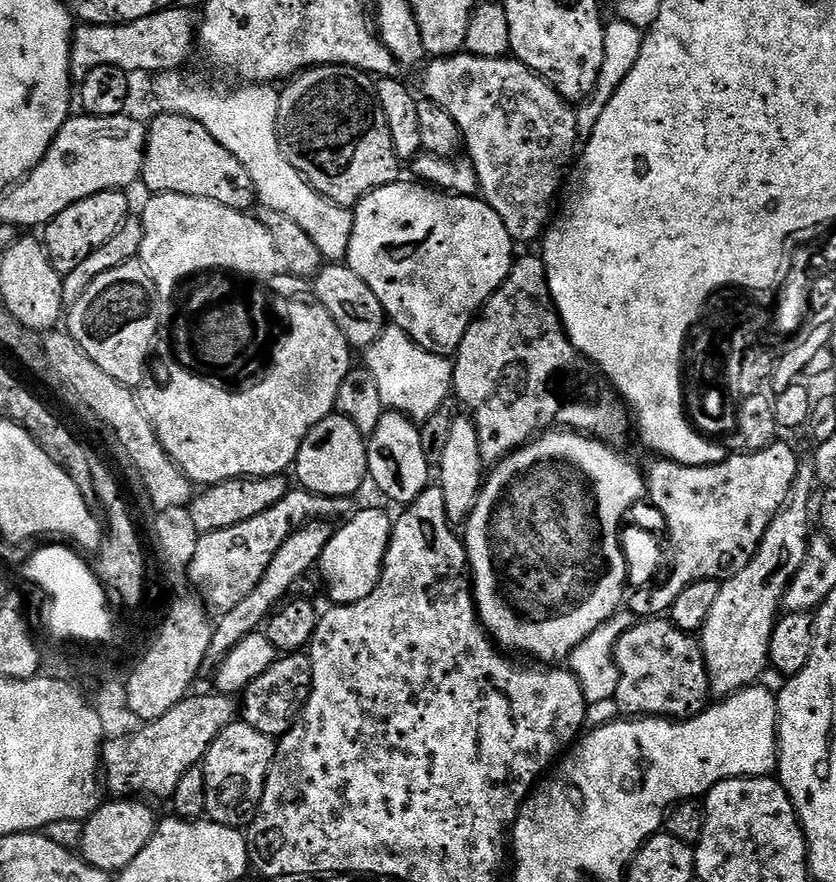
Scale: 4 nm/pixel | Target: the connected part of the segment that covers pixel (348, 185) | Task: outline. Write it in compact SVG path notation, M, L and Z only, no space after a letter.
M343 66L310 68L301 72L299 76L289 79L286 87L288 89L283 89L280 92L278 126L276 127L278 130L278 142L282 146L282 154L286 158L286 162L290 162L290 166L294 166L294 170L300 172L301 177L308 181L309 186L314 190L318 190L327 200L333 200L336 204L355 206L360 203L361 198L366 194L370 194L387 184L395 184L401 179L400 168L402 168L402 161L396 157L394 142L390 138L390 126L386 126L386 114L382 114L382 106L378 102L376 84L373 77L369 76L367 72L359 72L357 68L346 68Z

